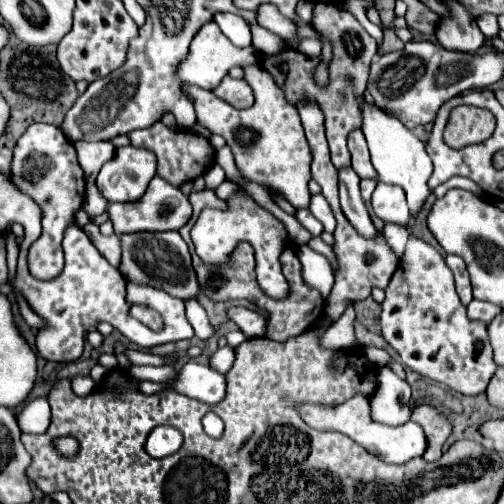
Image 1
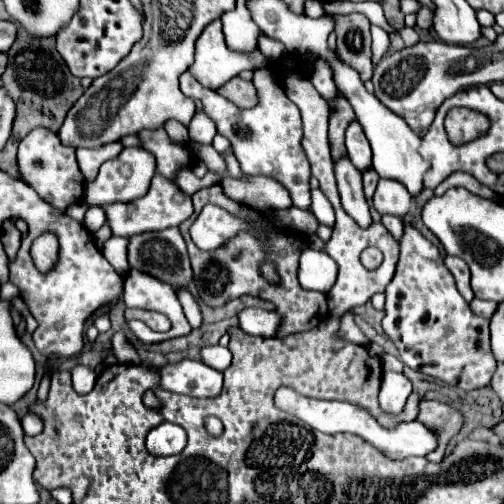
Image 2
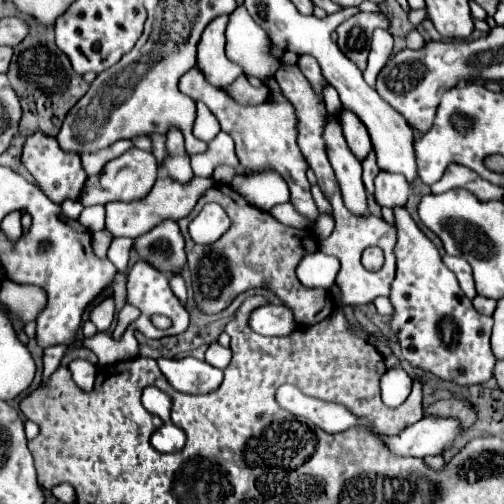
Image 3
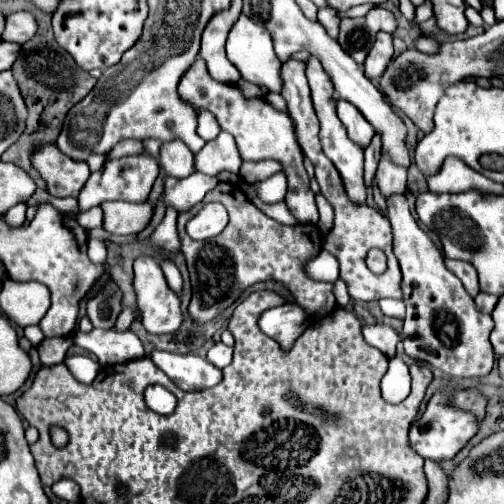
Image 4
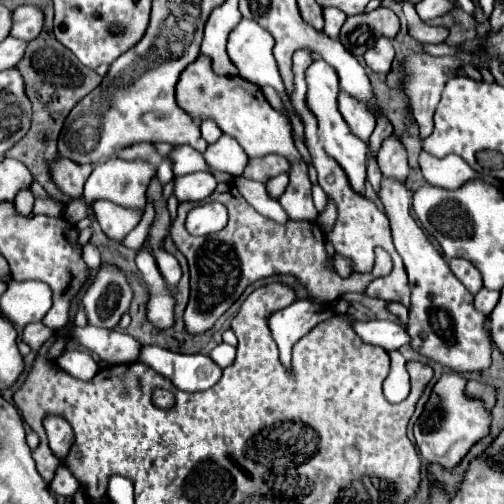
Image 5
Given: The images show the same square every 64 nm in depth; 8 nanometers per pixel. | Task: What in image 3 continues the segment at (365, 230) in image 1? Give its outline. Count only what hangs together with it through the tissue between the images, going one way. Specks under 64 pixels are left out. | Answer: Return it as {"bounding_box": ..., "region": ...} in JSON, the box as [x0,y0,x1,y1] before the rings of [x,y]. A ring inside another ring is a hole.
{"bounding_box":[322,114,368,214],"region":[[[334,114],[326,116],[326,126],[322,132],[322,138],[326,142],[328,160],[336,172],[344,204],[354,214],[368,212],[366,208],[366,190],[362,184],[362,162],[352,156],[352,150],[348,148],[348,142],[344,140],[342,126]]]}

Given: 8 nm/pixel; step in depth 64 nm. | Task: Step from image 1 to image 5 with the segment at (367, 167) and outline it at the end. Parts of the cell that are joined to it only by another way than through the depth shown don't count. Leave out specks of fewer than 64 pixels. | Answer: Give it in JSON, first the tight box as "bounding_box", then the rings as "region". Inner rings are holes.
{"bounding_box":[338,92,376,142],"region":[[[340,92],[338,108],[340,108],[340,114],[344,116],[344,120],[348,122],[348,126],[352,128],[352,132],[366,142],[376,124],[376,118],[372,116],[372,112],[368,112],[368,108],[364,108],[364,104],[360,104],[360,100],[352,100],[352,96],[348,96],[346,92]]]}

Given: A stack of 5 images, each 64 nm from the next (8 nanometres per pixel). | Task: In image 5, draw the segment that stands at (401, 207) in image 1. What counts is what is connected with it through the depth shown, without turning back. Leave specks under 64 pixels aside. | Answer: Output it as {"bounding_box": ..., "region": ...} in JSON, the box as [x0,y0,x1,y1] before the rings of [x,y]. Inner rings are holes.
{"bounding_box":[378,134,408,180],"region":[[[396,134],[382,140],[382,146],[378,150],[378,166],[384,176],[406,180],[408,176],[408,154],[404,144]]]}

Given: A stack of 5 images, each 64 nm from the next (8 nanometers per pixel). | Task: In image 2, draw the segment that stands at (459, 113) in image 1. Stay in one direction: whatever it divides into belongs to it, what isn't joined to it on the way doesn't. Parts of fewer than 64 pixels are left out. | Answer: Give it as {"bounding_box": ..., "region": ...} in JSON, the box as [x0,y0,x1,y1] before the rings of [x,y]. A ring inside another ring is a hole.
{"bounding_box":[446,108,488,144],"region":[[[453,108],[446,116],[446,130],[454,144],[464,144],[488,130],[488,118],[468,108]]]}

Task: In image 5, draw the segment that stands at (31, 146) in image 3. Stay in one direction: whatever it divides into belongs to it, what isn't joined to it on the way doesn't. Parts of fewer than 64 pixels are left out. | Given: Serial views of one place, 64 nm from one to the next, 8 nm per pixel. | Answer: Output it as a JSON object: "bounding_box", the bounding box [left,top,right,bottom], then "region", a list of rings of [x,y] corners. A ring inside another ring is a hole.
{"bounding_box":[50,158,92,198],"region":[[[58,158],[56,164],[52,164],[50,168],[52,168],[54,182],[60,186],[60,190],[64,194],[70,194],[76,198],[82,194],[84,182],[92,172],[92,166],[88,166],[88,164],[80,166],[80,164],[74,164],[72,160],[66,160],[66,158]]]}

